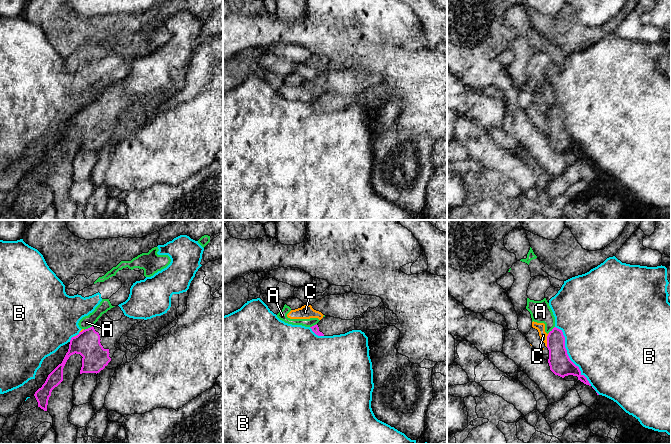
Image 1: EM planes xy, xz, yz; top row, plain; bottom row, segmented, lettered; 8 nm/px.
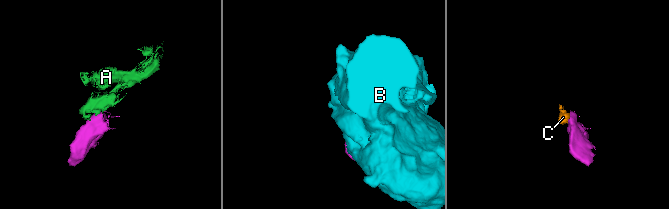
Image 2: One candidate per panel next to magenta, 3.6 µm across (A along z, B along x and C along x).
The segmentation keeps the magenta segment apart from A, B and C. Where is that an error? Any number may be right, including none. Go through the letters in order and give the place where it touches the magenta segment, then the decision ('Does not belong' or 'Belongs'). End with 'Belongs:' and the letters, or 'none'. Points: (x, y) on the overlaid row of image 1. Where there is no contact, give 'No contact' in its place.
A: Touches magenta at xy (88, 328). Does not belong
B: Touches magenta at yz (568, 357). Does not belong
C: Touches magenta at yz (547, 340). Does not belong
Belongs: none

